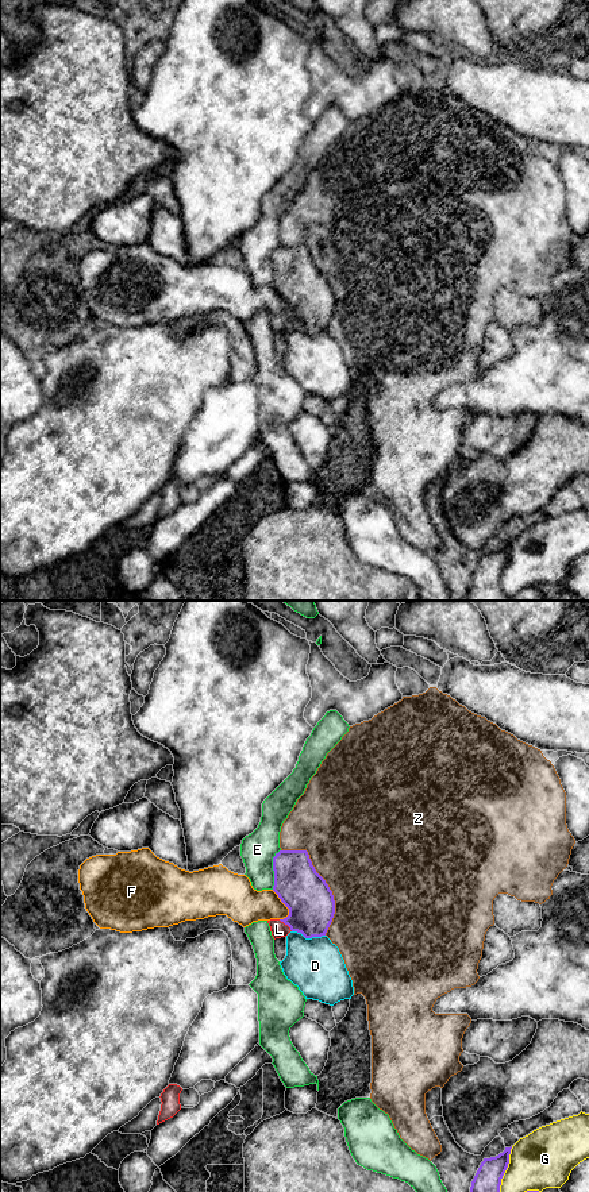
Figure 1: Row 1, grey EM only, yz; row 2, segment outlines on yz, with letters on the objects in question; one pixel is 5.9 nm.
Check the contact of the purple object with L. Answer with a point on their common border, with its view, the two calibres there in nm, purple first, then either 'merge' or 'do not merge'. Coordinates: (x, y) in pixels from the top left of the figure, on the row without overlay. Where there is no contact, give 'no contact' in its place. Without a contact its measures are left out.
contact yz (285, 319); calibres 280 and 100 nm; merge

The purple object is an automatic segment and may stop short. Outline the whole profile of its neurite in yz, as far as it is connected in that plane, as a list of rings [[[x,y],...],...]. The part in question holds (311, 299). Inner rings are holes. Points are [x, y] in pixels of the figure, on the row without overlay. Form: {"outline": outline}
{"outline": [[[280,246],[273,252],[273,266],[273,286],[289,304],[286,313],[267,316],[273,333],[286,332],[290,327],[305,333],[326,331],[335,309],[335,296],[308,247]]]}

